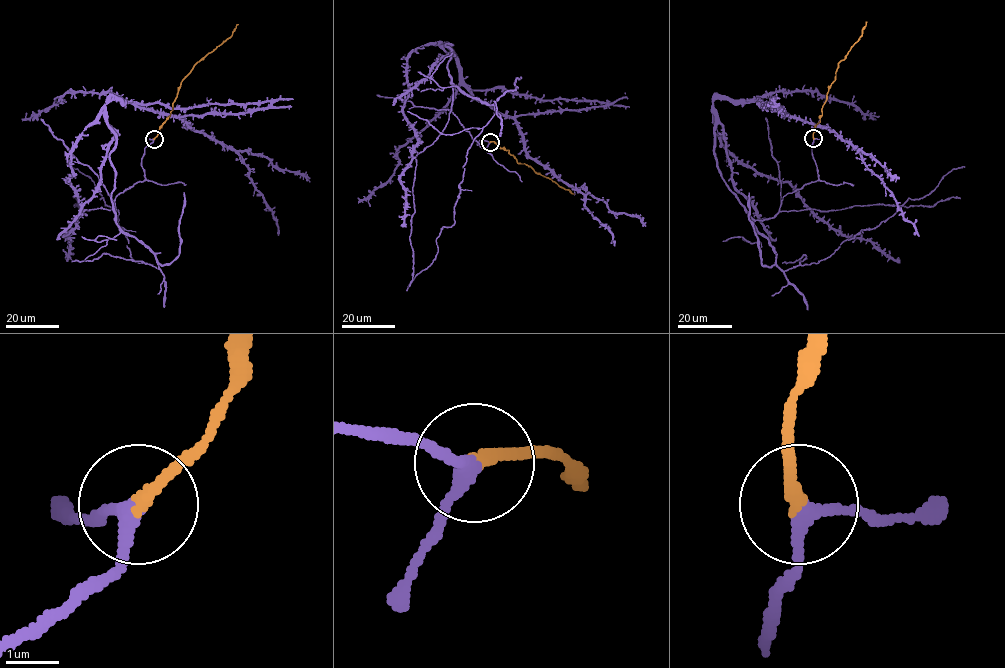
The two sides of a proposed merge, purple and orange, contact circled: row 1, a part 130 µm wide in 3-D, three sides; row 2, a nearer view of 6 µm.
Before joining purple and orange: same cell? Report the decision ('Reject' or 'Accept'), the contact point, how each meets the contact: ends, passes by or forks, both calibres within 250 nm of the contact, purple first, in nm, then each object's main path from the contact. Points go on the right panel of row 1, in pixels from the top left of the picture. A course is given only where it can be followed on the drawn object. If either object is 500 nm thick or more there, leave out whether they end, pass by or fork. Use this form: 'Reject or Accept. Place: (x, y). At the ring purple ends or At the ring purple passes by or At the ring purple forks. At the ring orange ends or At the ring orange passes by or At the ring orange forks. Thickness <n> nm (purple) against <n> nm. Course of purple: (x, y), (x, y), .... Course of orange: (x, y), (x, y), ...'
Accept. Place: (813, 138). At the ring purple passes by. At the ring orange ends. Thickness 240 nm (purple) against 240 nm. Course of purple: (814, 138), (818, 179), (755, 220), (715, 159), (712, 101), (760, 100), (826, 126), (919, 236). Course of orange: (814, 138), (814, 127), (820, 120), (838, 63), (861, 36), (866, 22)

